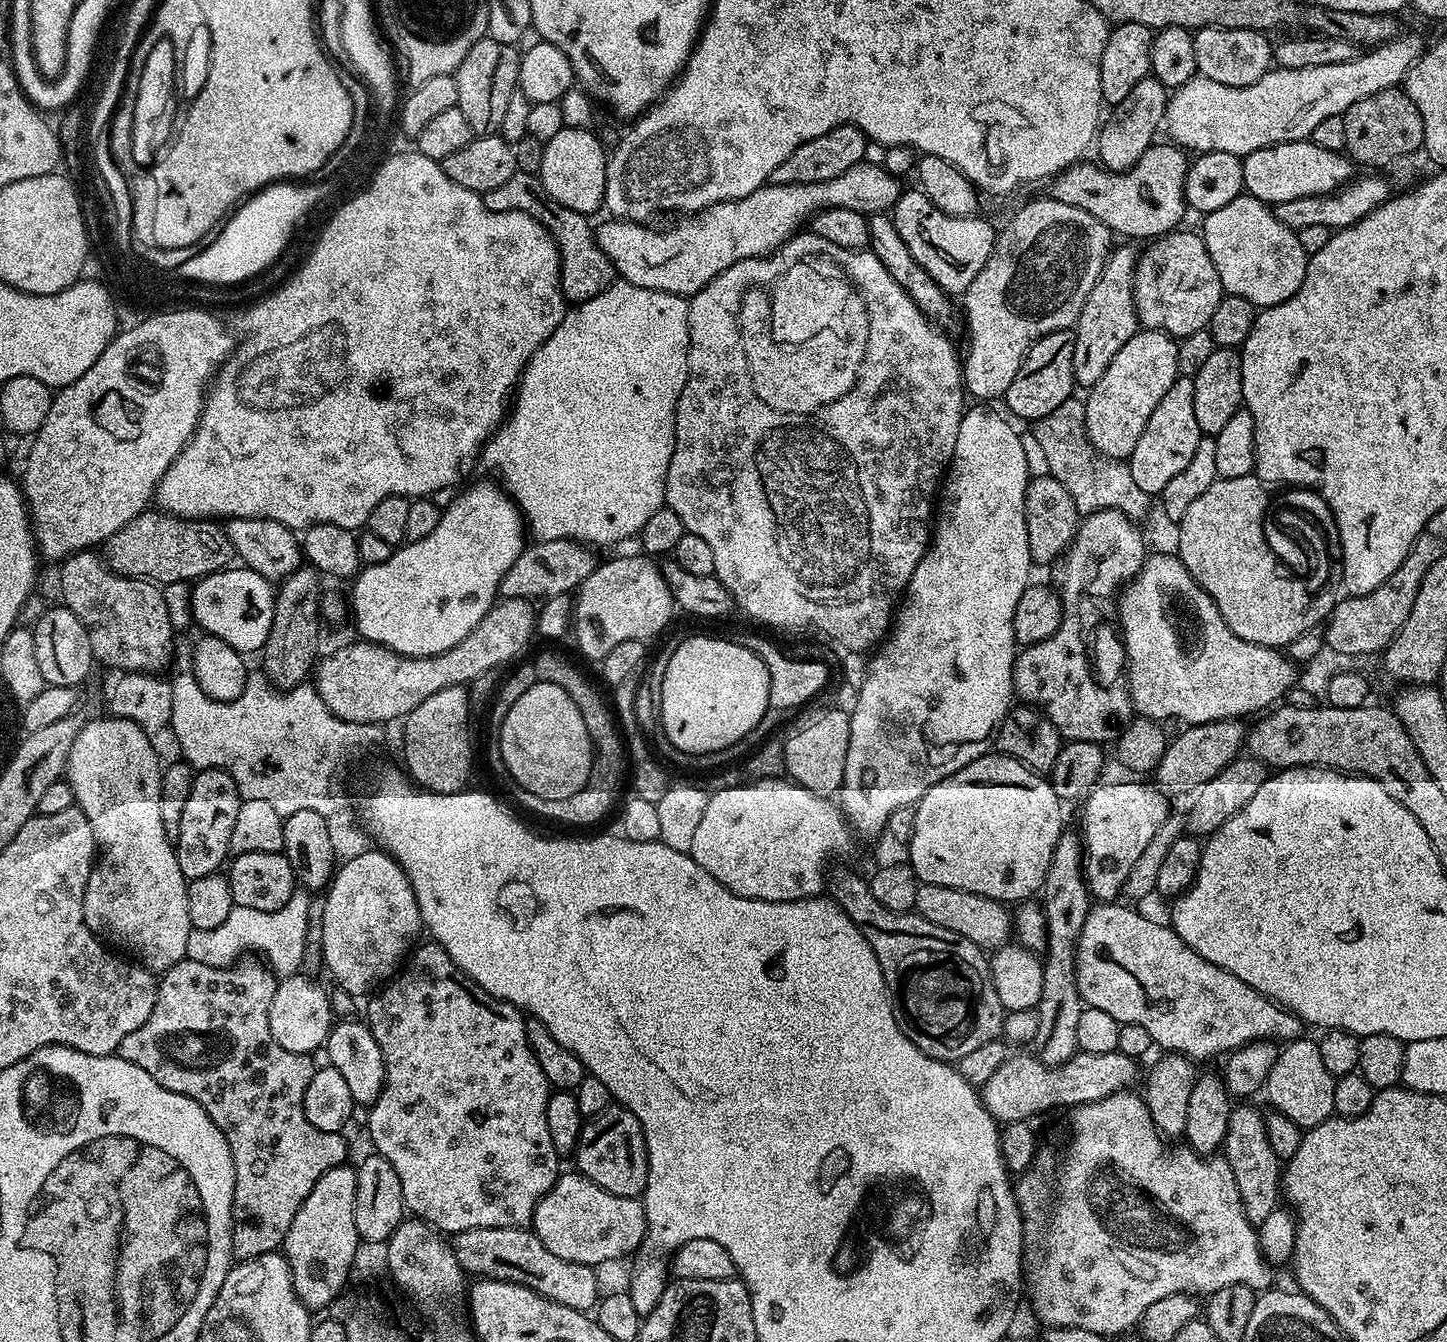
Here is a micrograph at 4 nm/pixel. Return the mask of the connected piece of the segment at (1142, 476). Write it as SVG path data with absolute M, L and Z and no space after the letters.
M1177 375L1175 382L1162 394L1158 406L1154 406L1154 414L1146 422L1146 430L1138 438L1138 446L1134 446L1132 455L1127 457L1130 474L1134 474L1134 482L1147 494L1155 497L1194 458L1194 450L1198 450L1198 442L1202 433L1198 426L1198 418L1194 418L1194 382L1190 376Z

